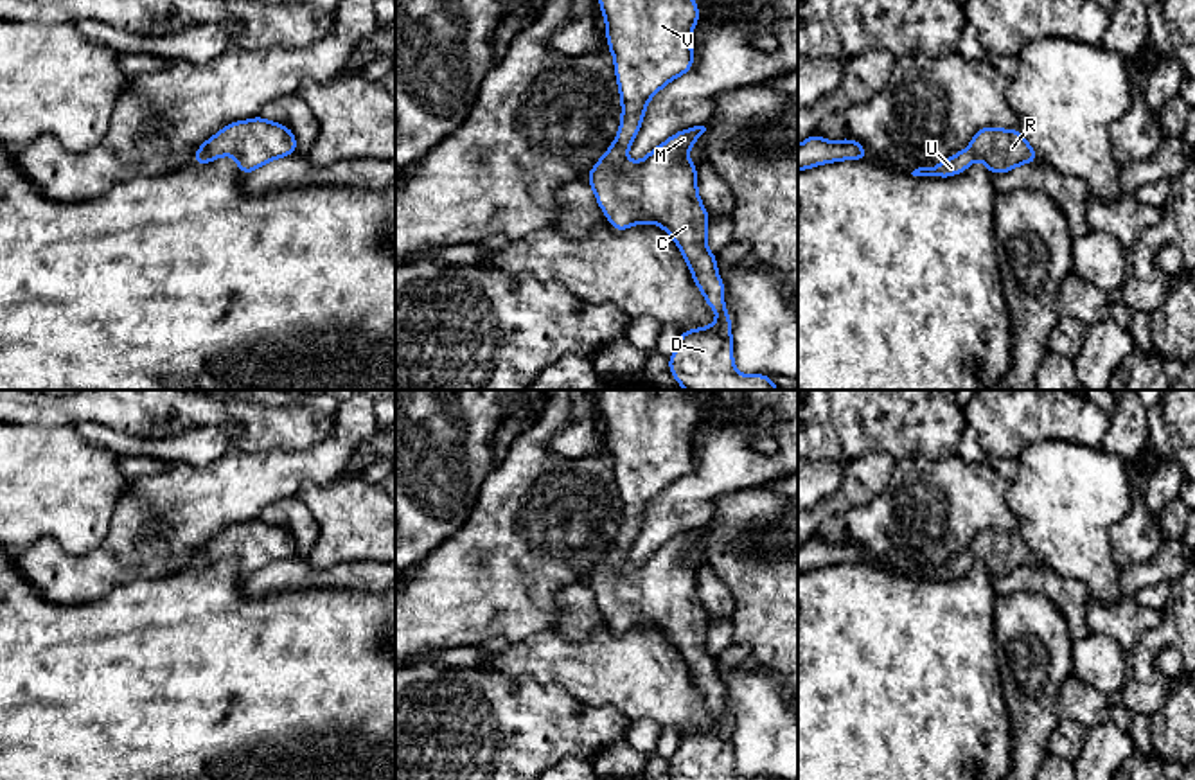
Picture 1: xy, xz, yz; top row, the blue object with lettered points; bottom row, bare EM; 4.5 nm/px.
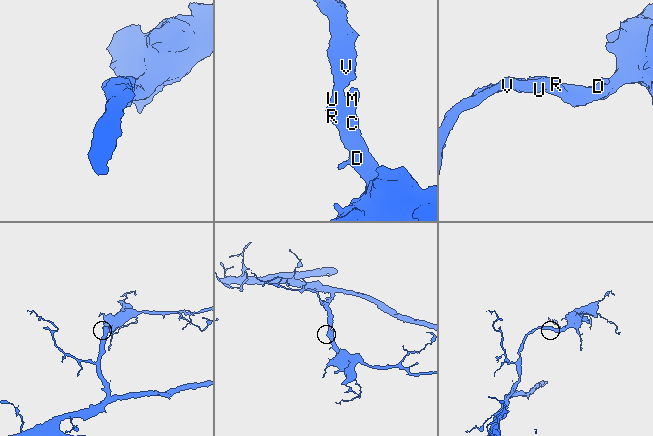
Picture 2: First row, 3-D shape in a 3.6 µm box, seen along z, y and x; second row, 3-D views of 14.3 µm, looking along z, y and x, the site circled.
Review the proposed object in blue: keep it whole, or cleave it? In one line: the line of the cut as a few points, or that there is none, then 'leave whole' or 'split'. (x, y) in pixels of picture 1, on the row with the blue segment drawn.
no cut | leave whole

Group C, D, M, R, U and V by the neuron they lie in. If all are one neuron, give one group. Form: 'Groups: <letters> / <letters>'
Groups: C D M R U V

